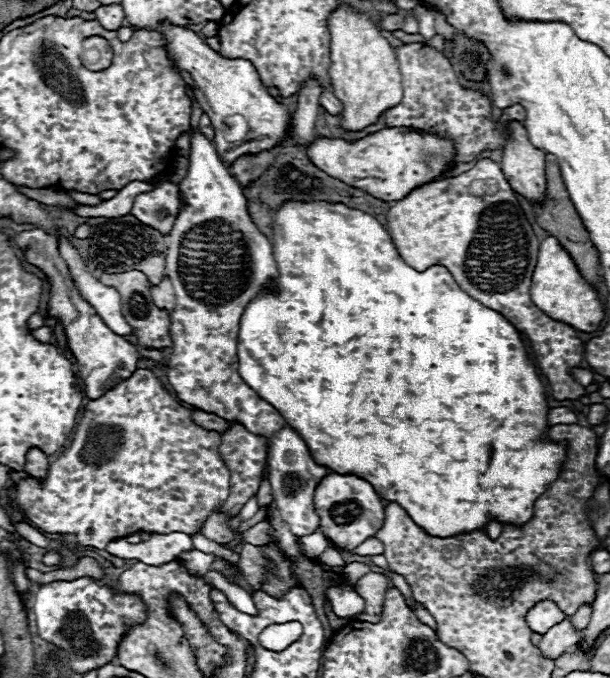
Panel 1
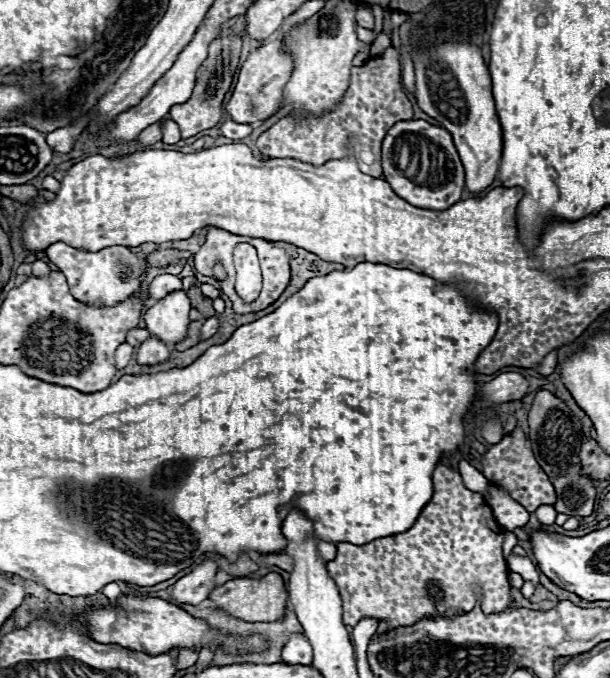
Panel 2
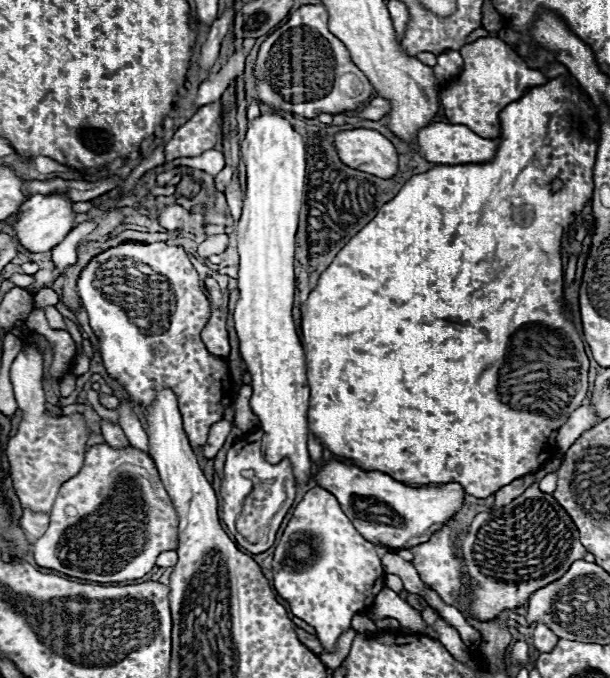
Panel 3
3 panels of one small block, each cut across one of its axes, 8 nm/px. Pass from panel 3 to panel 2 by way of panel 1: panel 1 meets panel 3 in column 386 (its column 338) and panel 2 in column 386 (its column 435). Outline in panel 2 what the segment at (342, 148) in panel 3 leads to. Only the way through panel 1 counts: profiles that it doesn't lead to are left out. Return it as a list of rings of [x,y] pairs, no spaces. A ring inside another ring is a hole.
[[[404,120],[394,124],[382,140],[384,180],[408,204],[424,210],[446,210],[460,200],[464,188],[464,168],[448,130],[424,120]]]

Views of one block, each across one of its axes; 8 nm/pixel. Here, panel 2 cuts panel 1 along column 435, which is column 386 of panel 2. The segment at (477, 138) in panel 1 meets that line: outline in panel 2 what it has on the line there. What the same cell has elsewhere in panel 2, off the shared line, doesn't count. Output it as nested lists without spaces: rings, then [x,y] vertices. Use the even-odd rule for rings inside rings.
[[[386,48],[384,54],[372,56],[364,66],[354,66],[350,72],[350,84],[342,100],[320,116],[286,116],[278,120],[258,138],[258,148],[264,158],[294,158],[308,164],[324,164],[328,160],[344,156],[344,146],[354,138],[352,150],[358,160],[358,166],[364,174],[380,178],[380,144],[386,132],[402,120],[412,120],[412,102],[408,100],[402,80],[400,80],[400,62],[394,48]]]

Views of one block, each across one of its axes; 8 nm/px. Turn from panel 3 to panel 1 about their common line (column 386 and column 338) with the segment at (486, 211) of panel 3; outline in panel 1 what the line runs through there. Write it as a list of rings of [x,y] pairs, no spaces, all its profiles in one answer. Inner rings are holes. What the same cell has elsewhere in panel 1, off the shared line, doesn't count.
[[[286,200],[282,202],[282,206],[276,210],[276,216],[274,216],[274,240],[272,240],[272,246],[274,246],[274,260],[276,260],[276,266],[278,266],[278,278],[272,280],[274,286],[276,286],[276,292],[274,290],[266,290],[266,292],[260,292],[244,310],[242,314],[242,320],[240,320],[240,332],[238,332],[238,362],[240,362],[240,376],[242,380],[254,390],[258,392],[260,398],[264,398],[268,404],[272,404],[282,416],[284,420],[288,422],[288,426],[292,430],[296,430],[302,440],[306,442],[314,462],[334,470],[336,474],[354,474],[366,482],[370,482],[374,486],[374,490],[378,492],[378,496],[382,500],[388,500],[388,502],[398,502],[408,514],[410,518],[424,530],[428,532],[430,536],[438,536],[438,538],[448,538],[448,536],[456,536],[456,534],[462,534],[462,532],[472,532],[472,530],[480,530],[480,528],[486,528],[486,524],[490,520],[500,520],[502,524],[526,524],[530,518],[532,518],[532,508],[534,508],[534,502],[536,498],[546,490],[546,486],[550,486],[556,476],[558,476],[558,468],[562,466],[562,458],[564,458],[564,448],[558,446],[558,444],[552,444],[550,440],[546,440],[546,430],[548,430],[548,422],[546,422],[546,416],[548,416],[548,398],[546,398],[546,390],[544,390],[544,384],[540,382],[534,366],[528,362],[528,356],[526,356],[526,348],[524,348],[524,342],[518,334],[518,330],[500,314],[500,312],[494,312],[486,306],[482,306],[480,302],[476,302],[474,298],[470,298],[466,292],[460,290],[460,286],[454,282],[452,274],[444,268],[444,266],[432,266],[424,272],[416,272],[414,268],[410,268],[396,252],[392,240],[390,240],[390,234],[384,230],[384,226],[370,214],[366,212],[360,212],[360,210],[354,210],[354,208],[348,208],[346,204],[330,204],[330,202],[324,202],[324,200],[318,200],[318,202],[296,202],[296,200]]]

